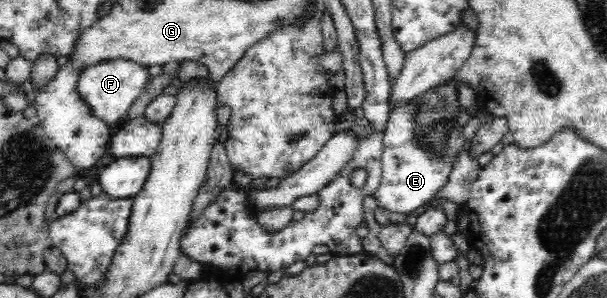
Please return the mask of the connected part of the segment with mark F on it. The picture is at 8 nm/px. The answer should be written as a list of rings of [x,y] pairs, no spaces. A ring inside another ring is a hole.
[[[116,58],[83,69],[77,81],[77,90],[90,108],[92,115],[104,120],[109,126],[117,127],[132,103],[144,93],[150,77],[148,68],[140,65],[139,62],[128,61],[127,58]]]

